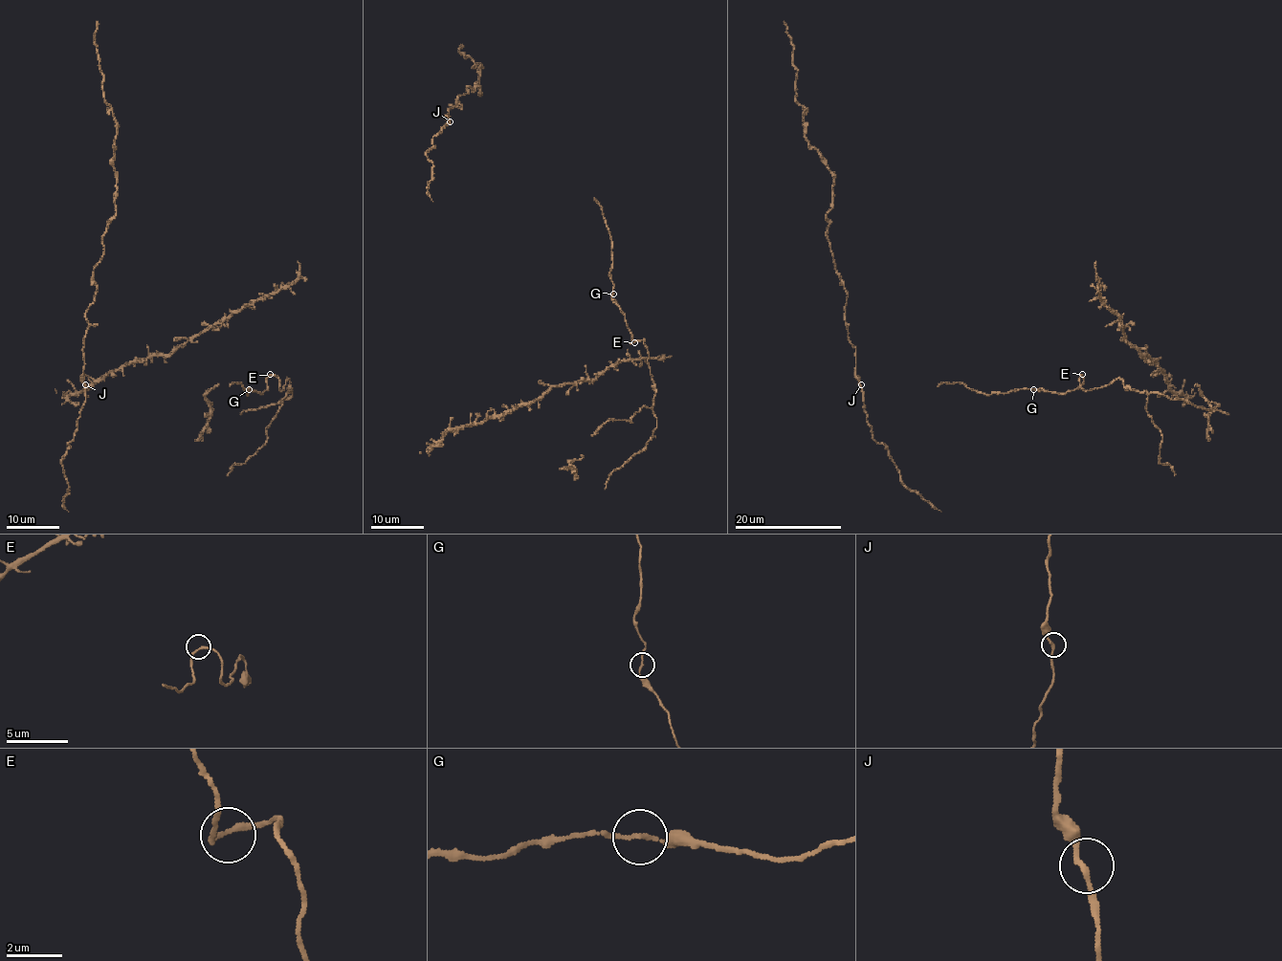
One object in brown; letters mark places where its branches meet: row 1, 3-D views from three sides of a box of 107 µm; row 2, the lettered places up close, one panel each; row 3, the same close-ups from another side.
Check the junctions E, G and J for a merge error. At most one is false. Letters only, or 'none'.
none

